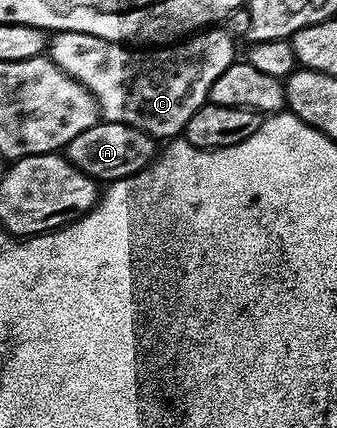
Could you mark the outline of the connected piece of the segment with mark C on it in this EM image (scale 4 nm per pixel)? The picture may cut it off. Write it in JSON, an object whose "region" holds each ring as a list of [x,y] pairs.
{"region":[[[208,26],[188,35],[182,42],[159,46],[154,51],[124,46],[120,41],[97,38],[93,34],[55,32],[49,40],[49,59],[65,75],[72,76],[77,83],[85,86],[85,90],[89,90],[100,106],[102,119],[133,126],[156,138],[175,138],[182,133],[189,118],[197,114],[200,106],[208,103],[207,95],[213,82],[217,82],[217,78],[221,78],[221,74],[225,74],[225,70],[236,63],[235,43],[236,37],[223,26]]]}

